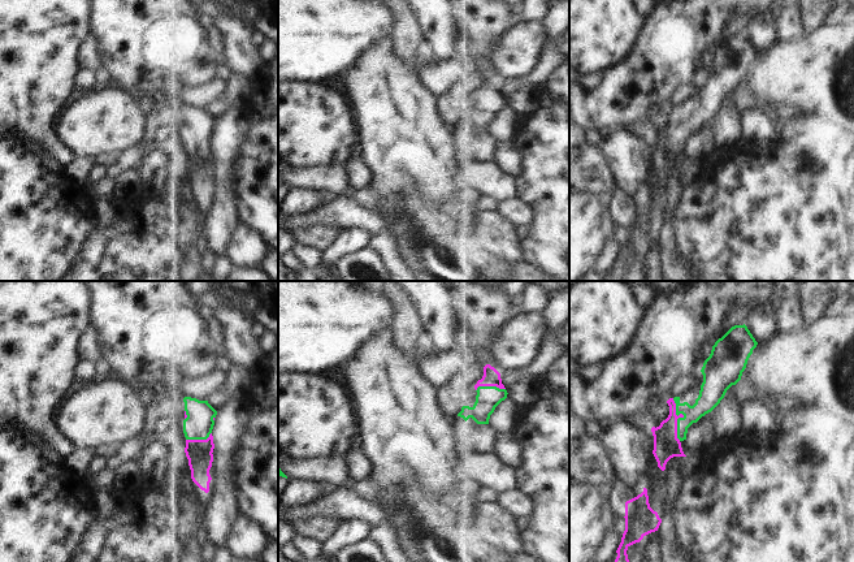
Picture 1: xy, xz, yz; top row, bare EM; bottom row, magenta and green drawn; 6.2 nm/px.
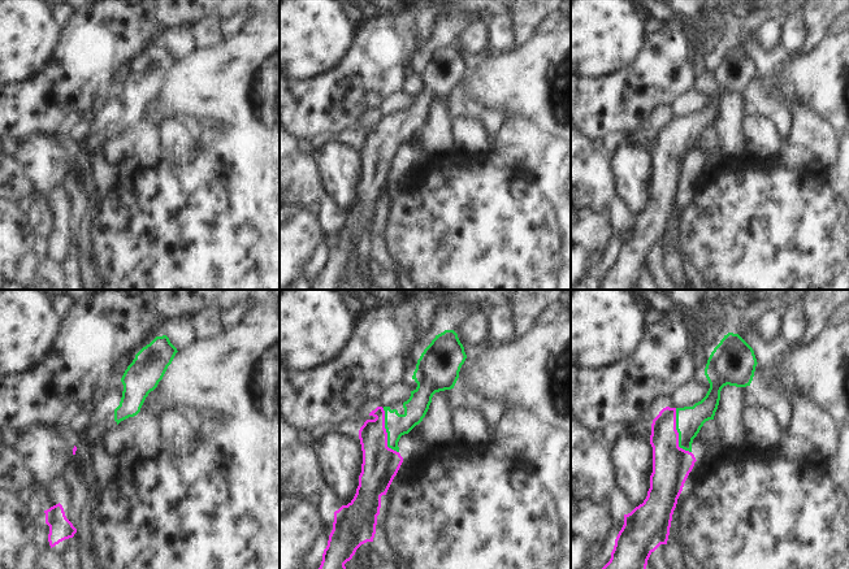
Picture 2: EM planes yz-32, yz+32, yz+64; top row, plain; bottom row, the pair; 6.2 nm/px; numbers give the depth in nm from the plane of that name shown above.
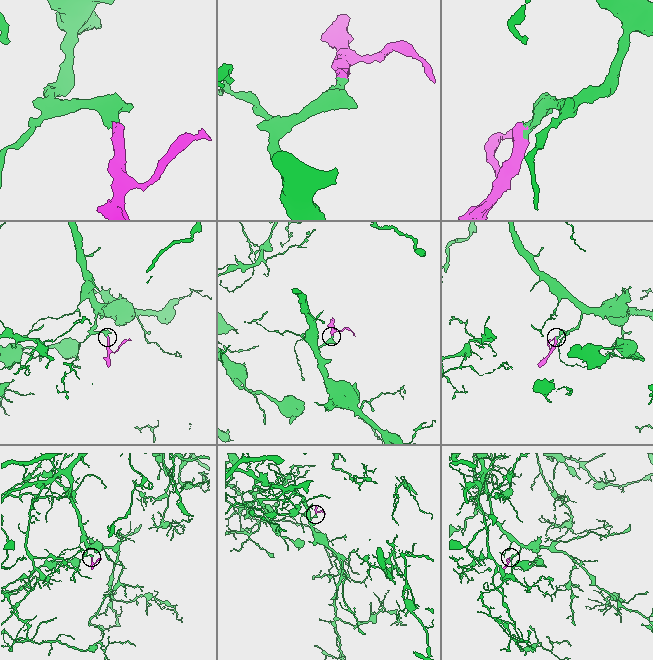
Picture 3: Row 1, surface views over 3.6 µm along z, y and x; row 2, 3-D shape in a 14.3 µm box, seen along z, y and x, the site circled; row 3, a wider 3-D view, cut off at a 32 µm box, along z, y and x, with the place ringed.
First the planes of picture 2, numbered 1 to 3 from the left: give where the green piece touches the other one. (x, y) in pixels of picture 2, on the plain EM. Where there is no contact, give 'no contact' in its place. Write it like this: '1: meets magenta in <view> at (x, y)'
1: no contact
2: meets magenta in yz+32 at (386, 142)
3: meets magenta in yz+64 at (678, 142)

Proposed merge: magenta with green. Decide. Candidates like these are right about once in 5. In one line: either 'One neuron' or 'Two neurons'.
One neuron

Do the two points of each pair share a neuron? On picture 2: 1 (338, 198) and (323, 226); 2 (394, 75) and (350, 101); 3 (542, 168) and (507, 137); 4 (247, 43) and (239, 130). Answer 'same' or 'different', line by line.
1: different
2: same
3: same
4: same

